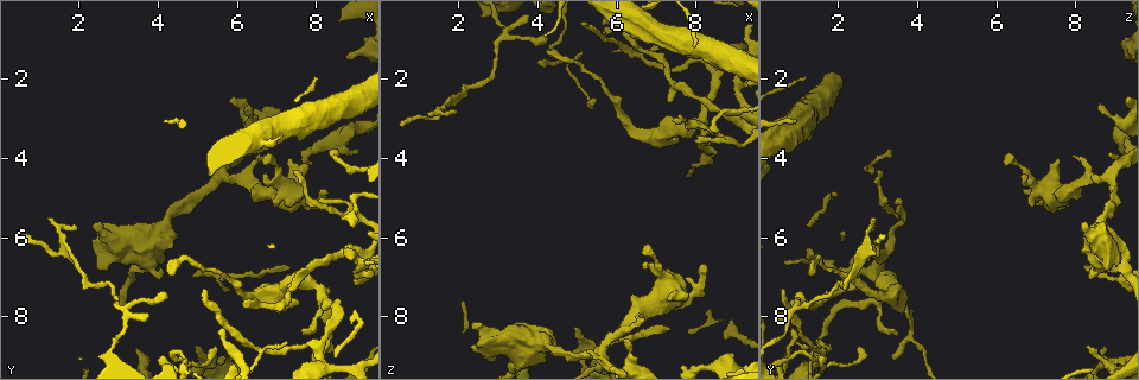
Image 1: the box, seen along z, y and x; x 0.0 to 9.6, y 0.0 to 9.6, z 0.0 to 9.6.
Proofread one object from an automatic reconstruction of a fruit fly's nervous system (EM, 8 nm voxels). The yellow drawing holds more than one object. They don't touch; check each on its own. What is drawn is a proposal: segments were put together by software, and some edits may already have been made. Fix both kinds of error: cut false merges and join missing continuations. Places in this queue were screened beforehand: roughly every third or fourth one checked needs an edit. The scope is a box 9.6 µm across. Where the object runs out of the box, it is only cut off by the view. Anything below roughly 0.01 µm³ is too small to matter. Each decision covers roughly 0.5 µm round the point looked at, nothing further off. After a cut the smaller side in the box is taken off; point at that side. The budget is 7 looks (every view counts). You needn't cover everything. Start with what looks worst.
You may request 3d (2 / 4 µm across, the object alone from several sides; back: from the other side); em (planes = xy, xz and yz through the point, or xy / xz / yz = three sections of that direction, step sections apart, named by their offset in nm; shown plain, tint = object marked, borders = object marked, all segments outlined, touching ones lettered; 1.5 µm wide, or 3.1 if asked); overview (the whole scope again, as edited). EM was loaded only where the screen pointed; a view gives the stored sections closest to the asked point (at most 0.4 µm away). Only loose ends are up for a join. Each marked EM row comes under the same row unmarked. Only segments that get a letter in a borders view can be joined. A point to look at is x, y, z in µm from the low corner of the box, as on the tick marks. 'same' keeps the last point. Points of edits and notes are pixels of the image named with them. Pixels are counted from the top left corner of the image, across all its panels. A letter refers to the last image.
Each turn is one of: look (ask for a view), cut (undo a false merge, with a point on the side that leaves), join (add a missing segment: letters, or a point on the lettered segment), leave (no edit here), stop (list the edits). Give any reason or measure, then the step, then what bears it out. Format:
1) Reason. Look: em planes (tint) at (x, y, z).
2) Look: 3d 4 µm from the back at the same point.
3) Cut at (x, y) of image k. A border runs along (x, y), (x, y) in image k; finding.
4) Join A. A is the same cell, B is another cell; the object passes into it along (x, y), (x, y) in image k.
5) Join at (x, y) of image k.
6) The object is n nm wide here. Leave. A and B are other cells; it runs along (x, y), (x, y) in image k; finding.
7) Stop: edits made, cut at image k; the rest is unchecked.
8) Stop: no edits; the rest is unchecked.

Look: 3d 2 µm at (6.75, 4.20, 6.25).

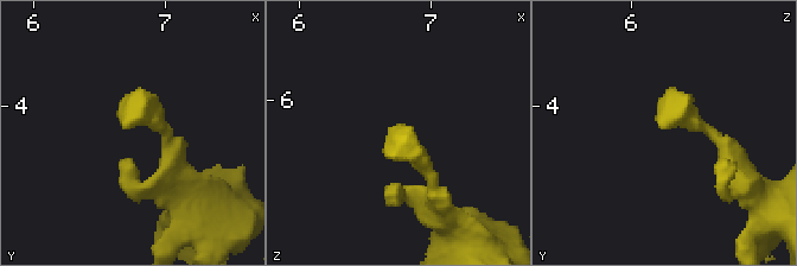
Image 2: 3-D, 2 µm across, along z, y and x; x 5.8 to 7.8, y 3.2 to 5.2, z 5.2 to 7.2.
Need the tissue. Look: em planes (tint) at (6.70, 4.14, 6.22).

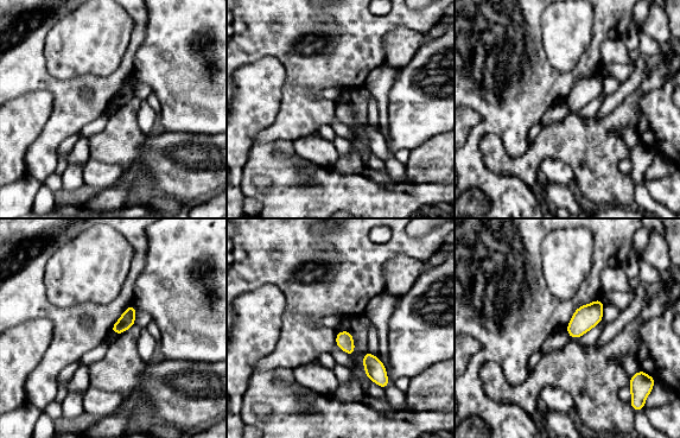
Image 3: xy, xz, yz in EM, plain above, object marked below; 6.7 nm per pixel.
See the neighbours. Look: em planes (borders) at the same point.

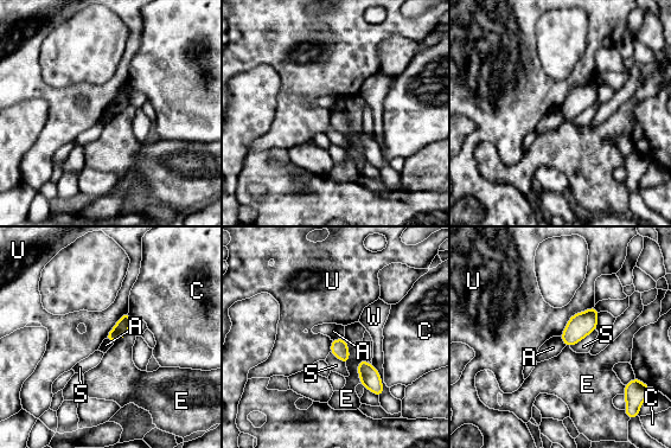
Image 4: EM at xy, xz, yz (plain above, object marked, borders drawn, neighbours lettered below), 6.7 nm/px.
The longest contact is with U, 320 nm. Leave. A, C, E, S, U and W are other cells; none of them fits.

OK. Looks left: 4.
Small branch off a trunk. Look: em yz step 4 (borders) at (8.15, 7.40, 3.20).

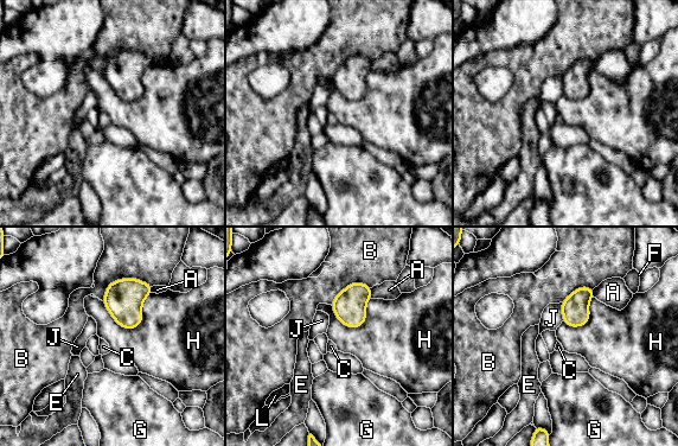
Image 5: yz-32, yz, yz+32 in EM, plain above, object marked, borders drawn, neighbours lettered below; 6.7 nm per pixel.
Look: em xz step 8 (borders) at the same point.

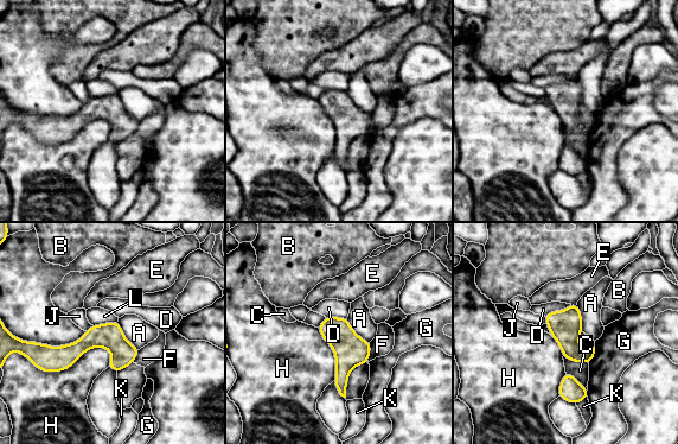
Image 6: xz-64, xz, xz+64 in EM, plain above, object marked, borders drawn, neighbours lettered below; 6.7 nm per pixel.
Leave. A, B, C, D, E, F, G, H, J, K and L are other cells; a border runs along (112, 353), (37, 368) in image 6; one neuron here.

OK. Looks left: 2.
Stop: no edits; the rest is unchecked.

